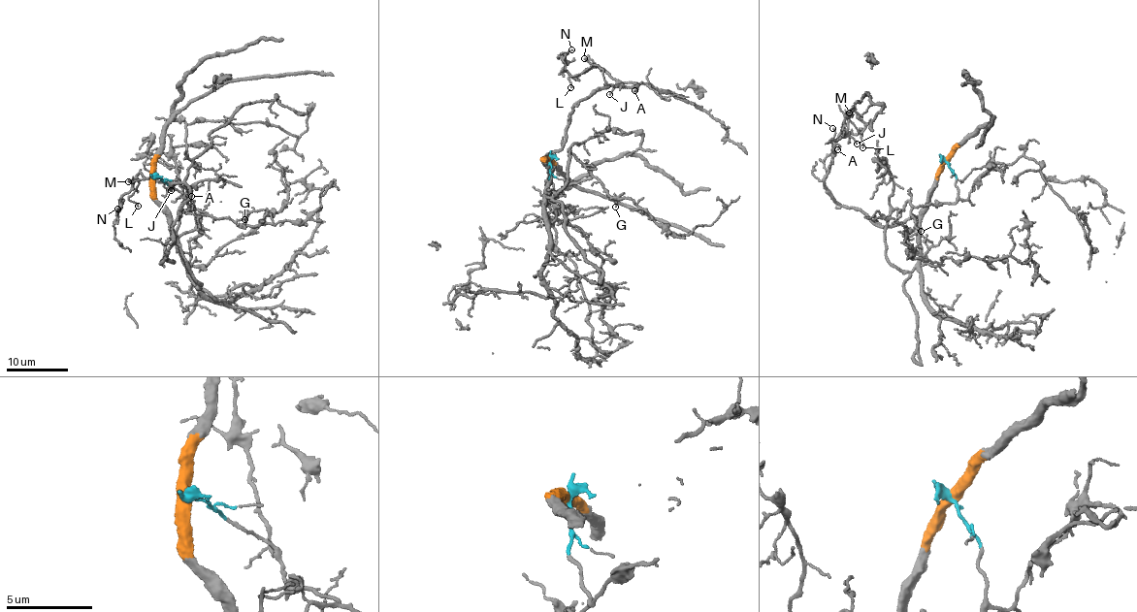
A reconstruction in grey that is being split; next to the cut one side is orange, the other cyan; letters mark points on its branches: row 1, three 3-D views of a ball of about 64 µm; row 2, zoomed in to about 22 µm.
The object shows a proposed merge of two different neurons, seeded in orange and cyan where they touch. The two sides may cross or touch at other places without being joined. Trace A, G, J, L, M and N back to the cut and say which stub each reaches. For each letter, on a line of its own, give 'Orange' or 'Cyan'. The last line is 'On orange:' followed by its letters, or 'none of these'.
A: Orange
G: Cyan
J: Orange
L: Orange
M: Orange
N: Orange
On orange: A, J, L, M, N

